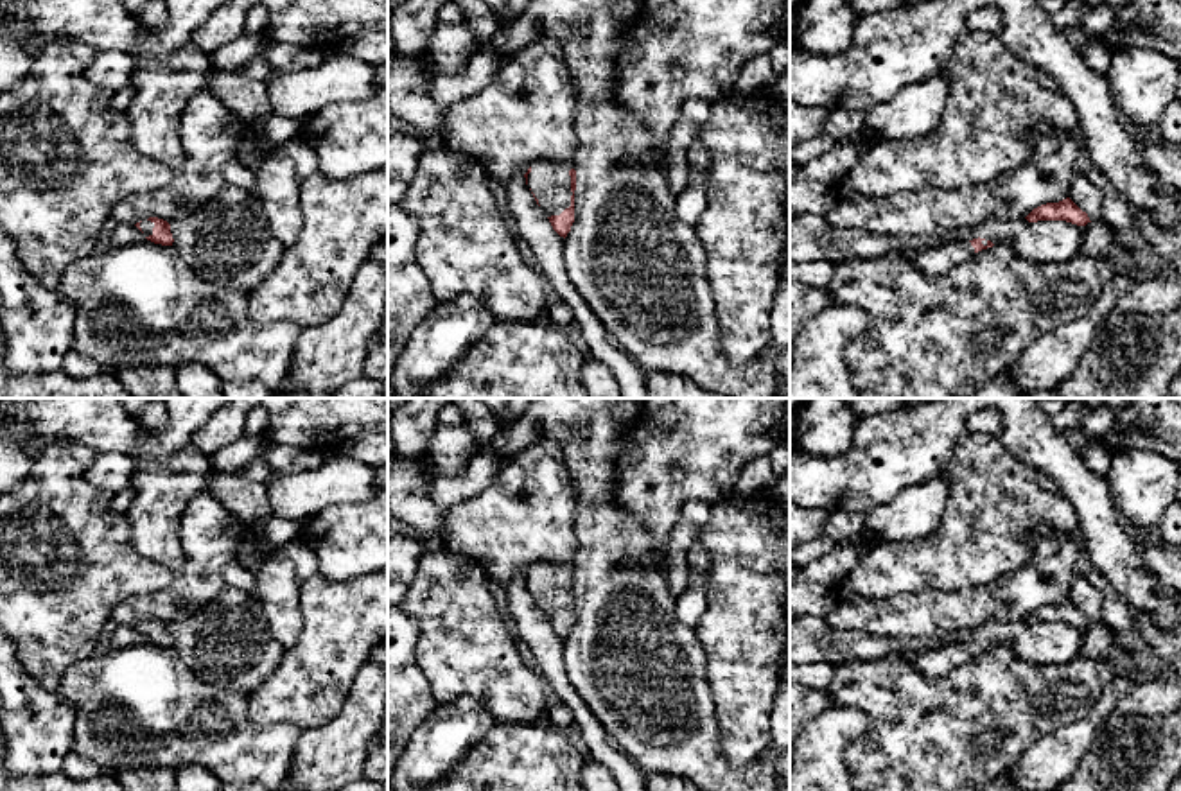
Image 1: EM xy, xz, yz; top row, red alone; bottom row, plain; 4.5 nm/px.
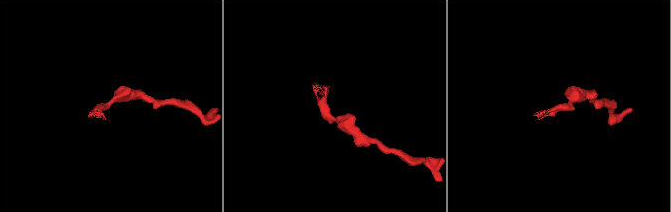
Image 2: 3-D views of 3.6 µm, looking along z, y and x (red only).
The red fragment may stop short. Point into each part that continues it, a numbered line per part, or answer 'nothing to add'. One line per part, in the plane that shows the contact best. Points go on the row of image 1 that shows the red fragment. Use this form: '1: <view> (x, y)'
1: xz (550, 182)

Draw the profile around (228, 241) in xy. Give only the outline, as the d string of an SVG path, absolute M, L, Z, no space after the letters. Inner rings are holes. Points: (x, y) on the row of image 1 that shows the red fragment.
M228 183L188 217L169 224L174 249L194 273L237 291L260 285L285 253L260 197Z

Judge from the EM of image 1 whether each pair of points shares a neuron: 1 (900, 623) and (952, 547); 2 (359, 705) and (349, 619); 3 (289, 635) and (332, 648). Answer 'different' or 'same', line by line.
1: different
2: different
3: different

